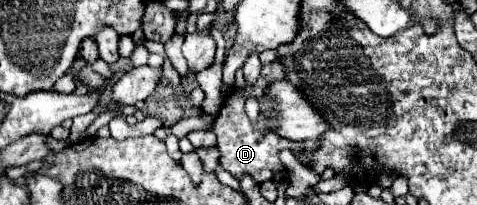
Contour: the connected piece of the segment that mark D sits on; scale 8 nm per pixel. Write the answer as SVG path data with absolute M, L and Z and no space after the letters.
M258 77L258 81L254 85L246 85L242 91L238 91L236 87L228 93L228 97L224 99L224 105L214 121L214 133L218 137L218 149L222 153L222 167L232 173L236 179L240 179L242 175L250 175L256 183L264 183L270 181L276 173L284 171L286 167L280 163L278 153L288 149L292 151L296 157L302 157L306 153L306 145L298 143L298 141L290 141L284 139L280 135L274 133L274 129L270 129L264 121L264 115L260 113L258 123L252 123L244 111L244 103L248 97L256 97L260 103L266 101L266 91L270 87L270 81L266 81L264 77Z

